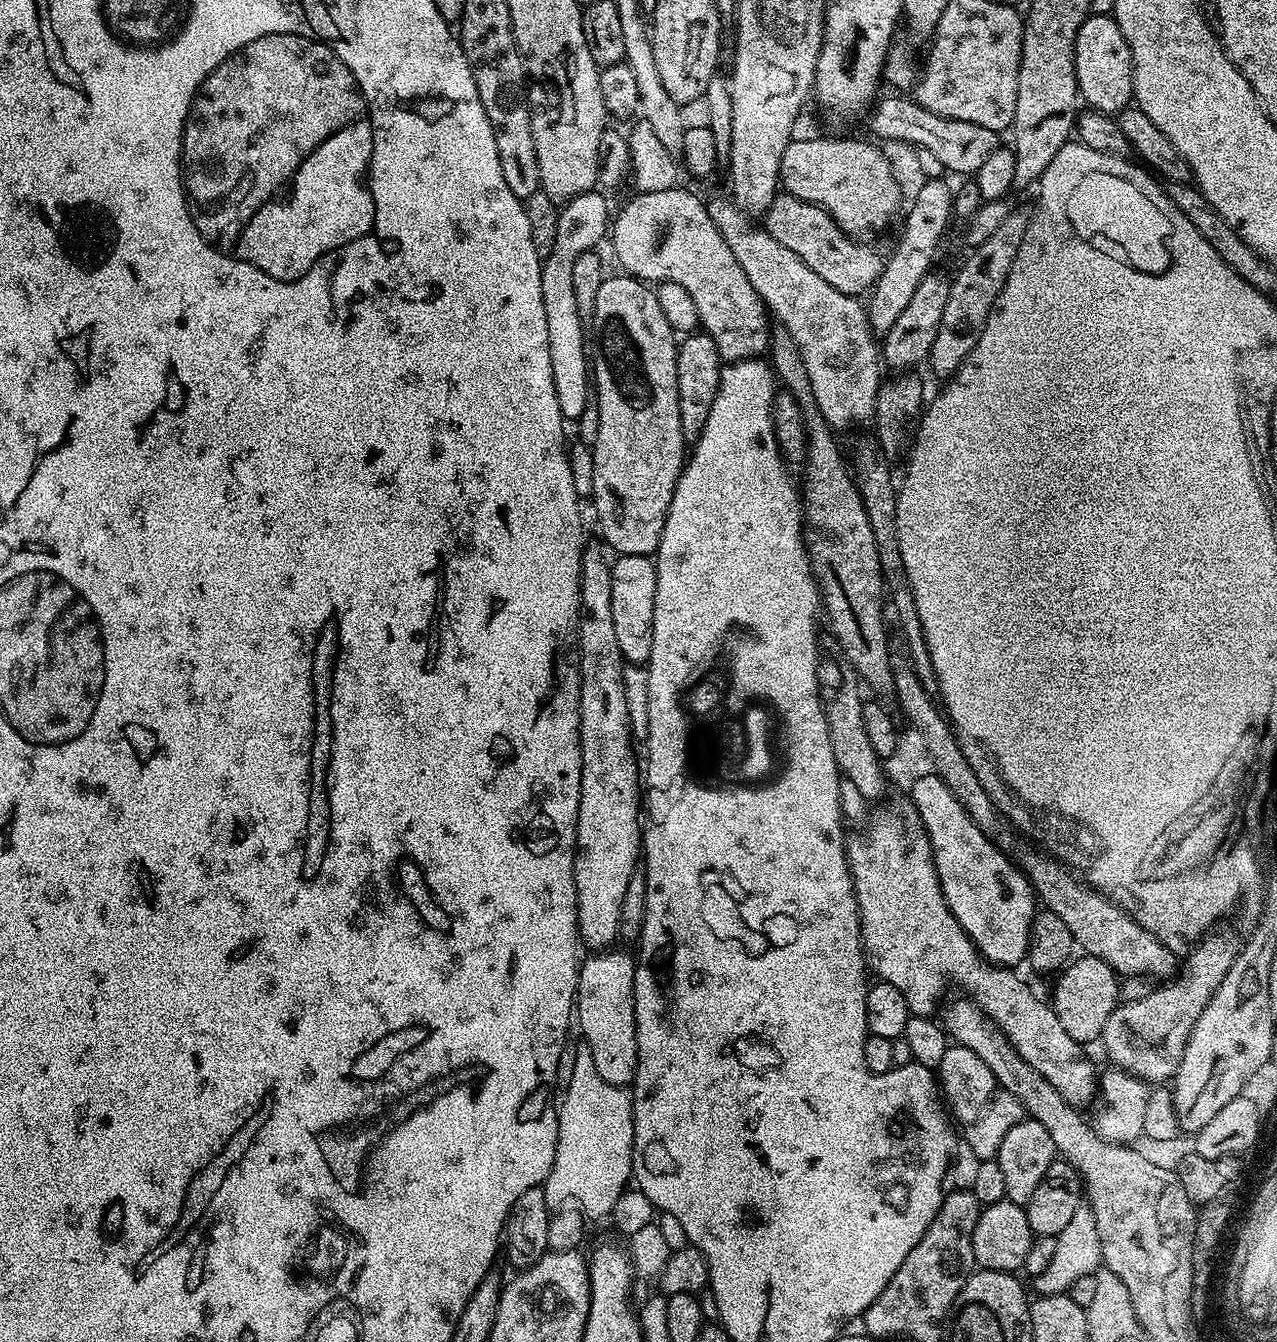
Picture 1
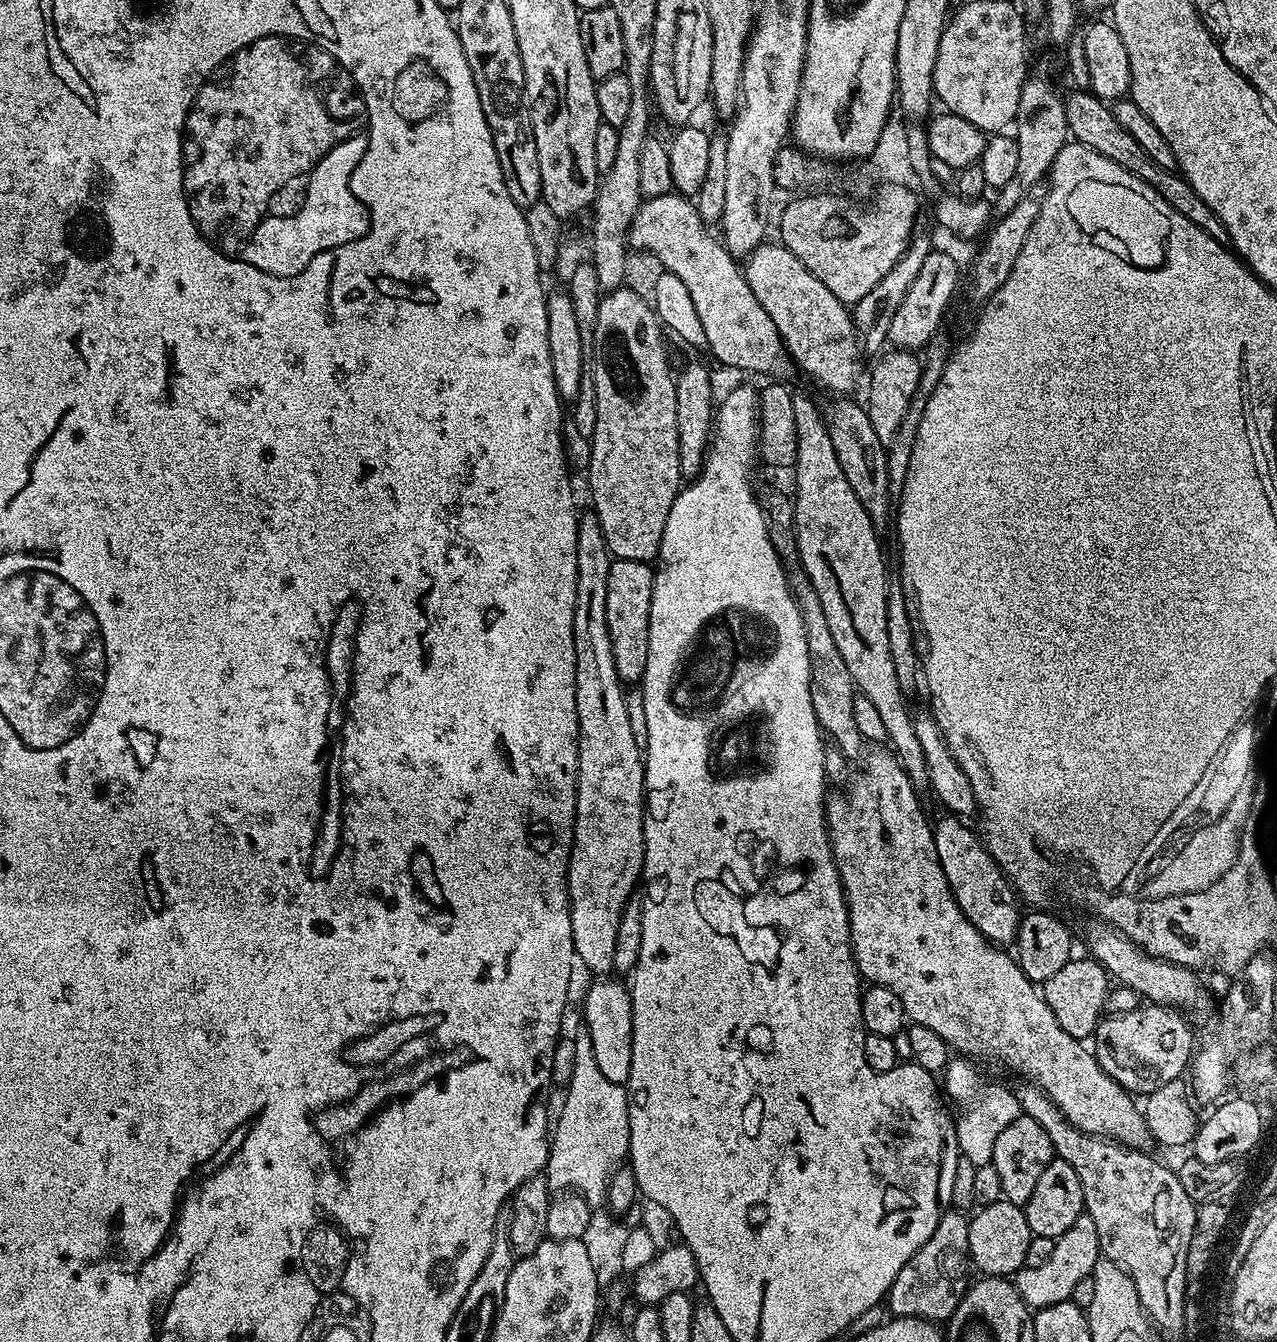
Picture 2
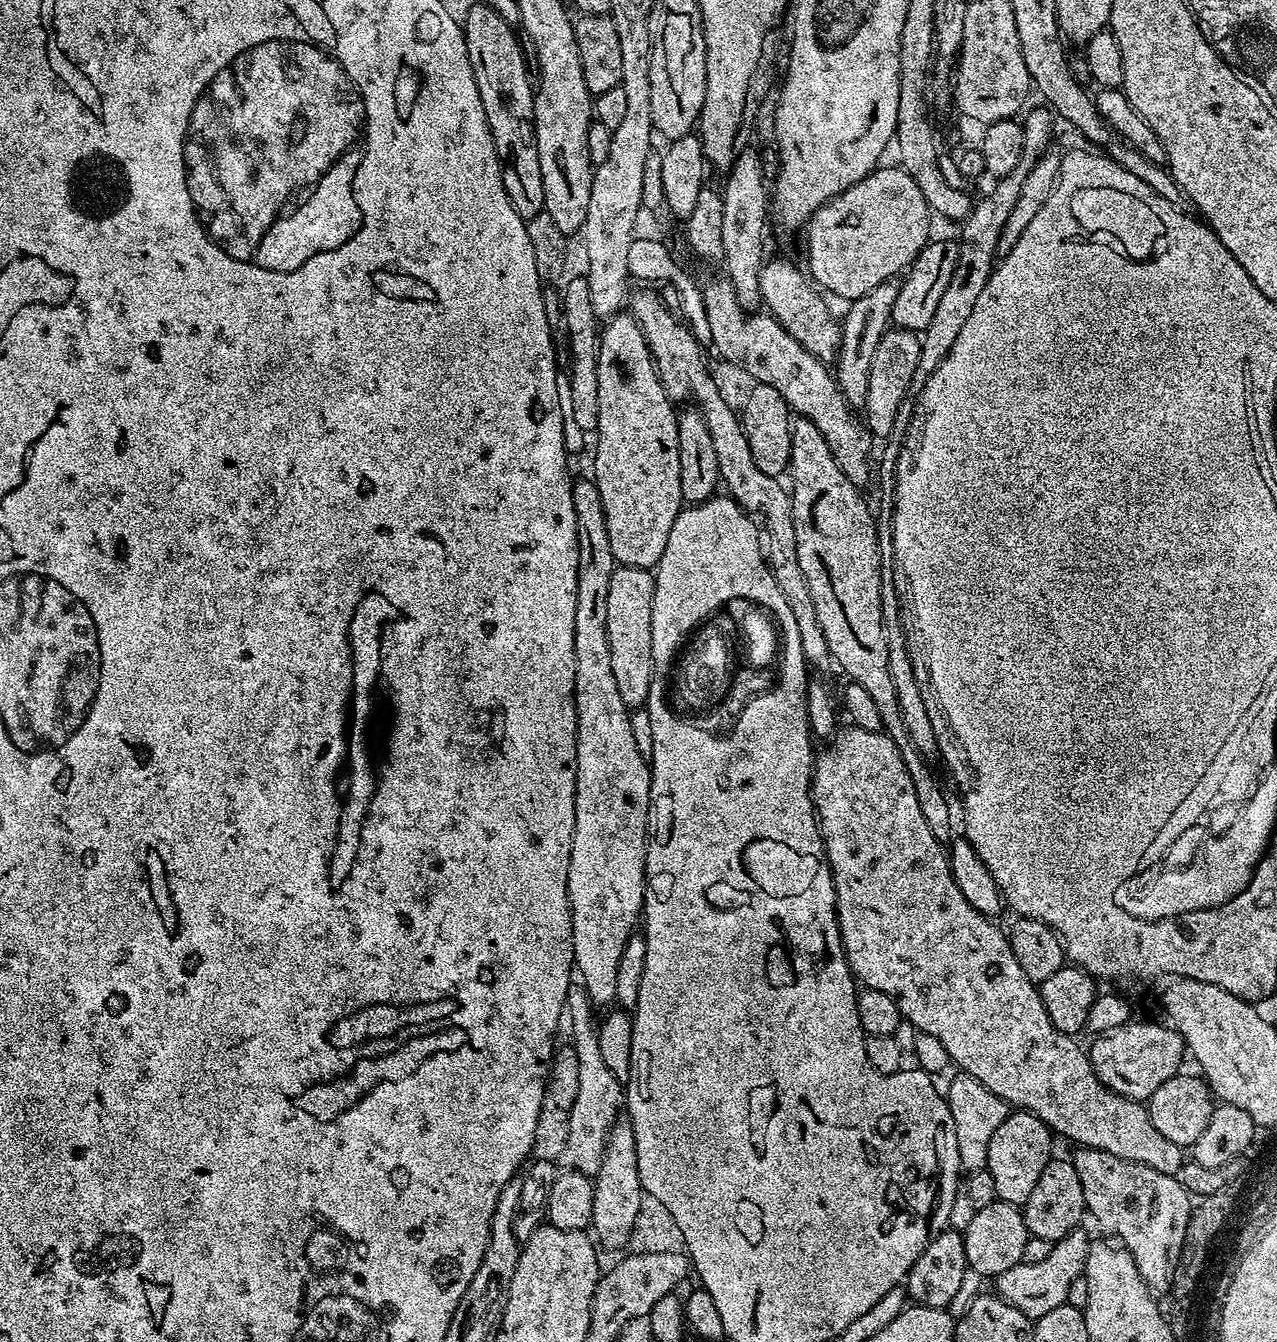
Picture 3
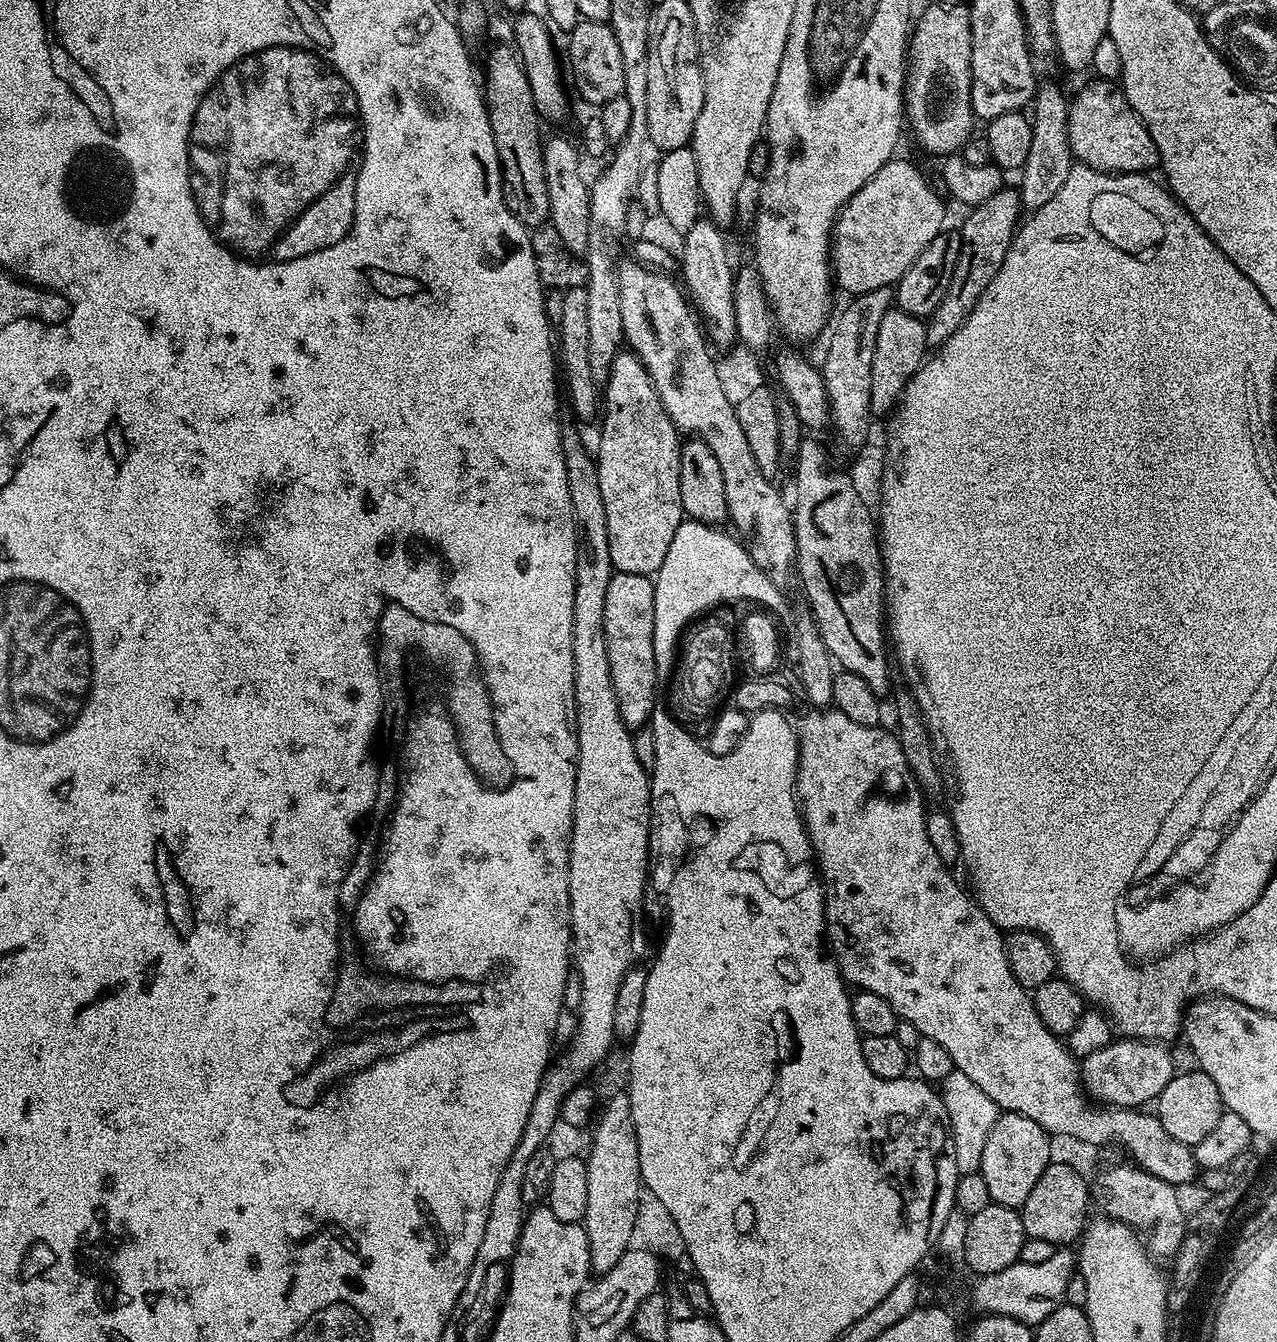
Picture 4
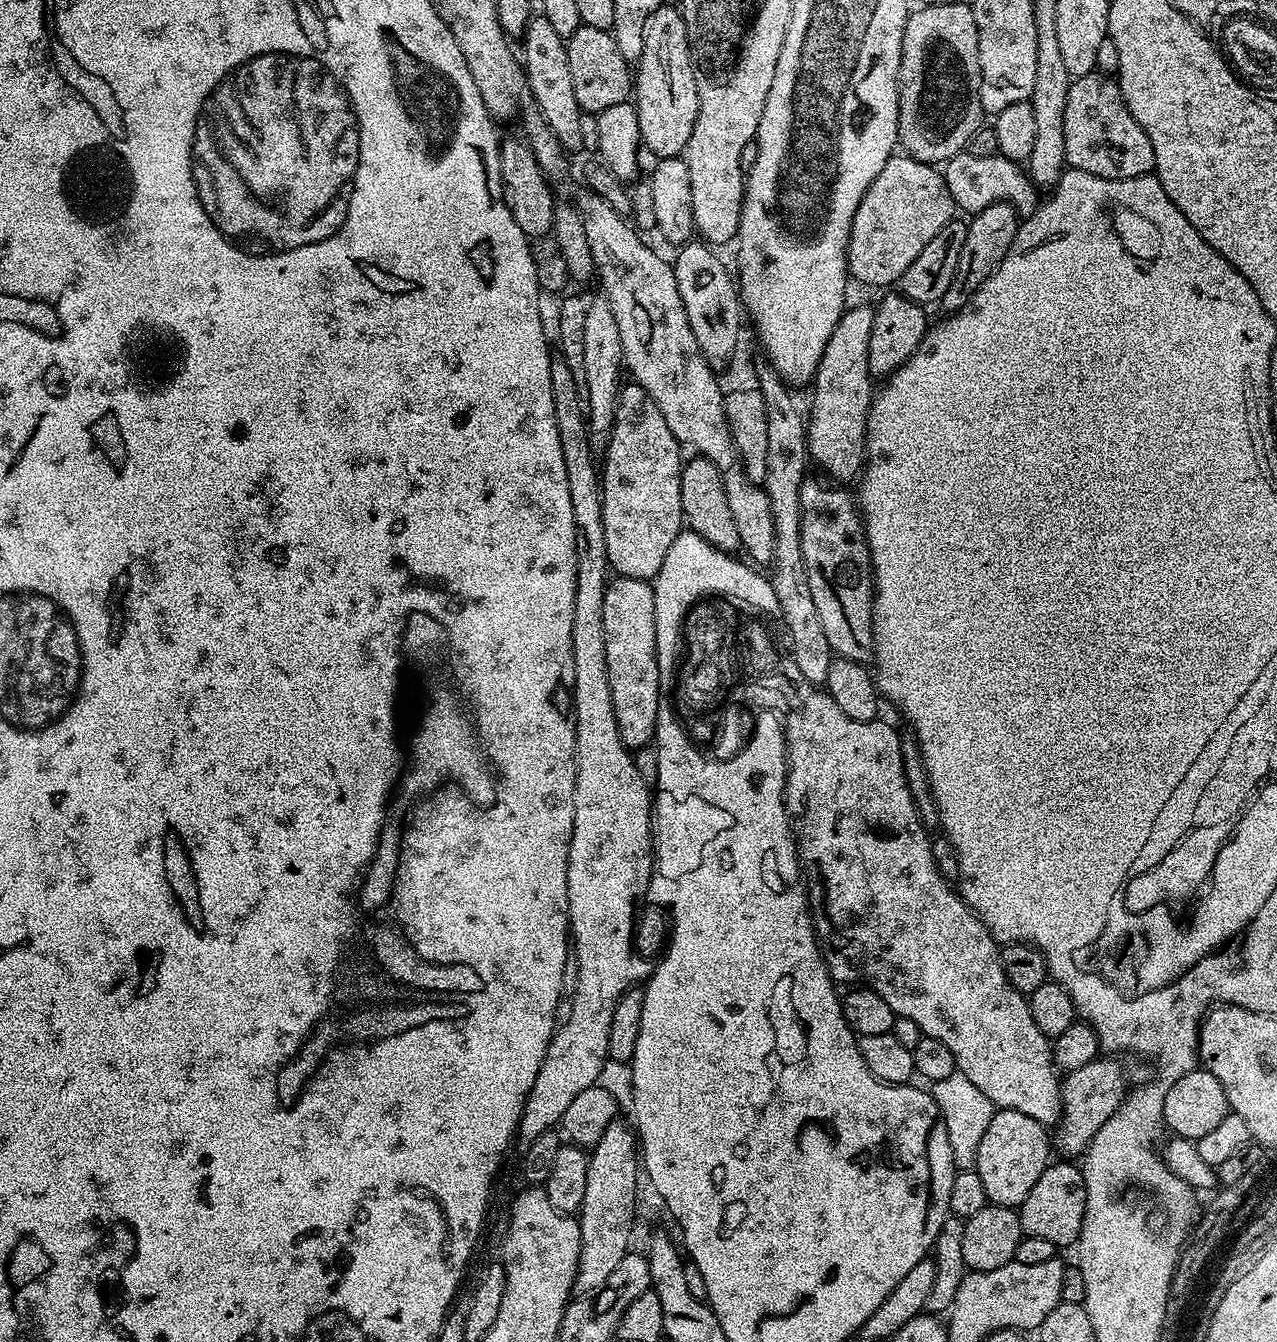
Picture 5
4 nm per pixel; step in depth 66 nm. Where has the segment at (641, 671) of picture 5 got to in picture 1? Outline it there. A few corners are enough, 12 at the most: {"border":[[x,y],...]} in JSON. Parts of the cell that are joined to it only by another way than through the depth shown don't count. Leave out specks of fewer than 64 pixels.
{"border":[[617,555],[610,618],[618,650],[644,666],[654,646],[656,561]]}

